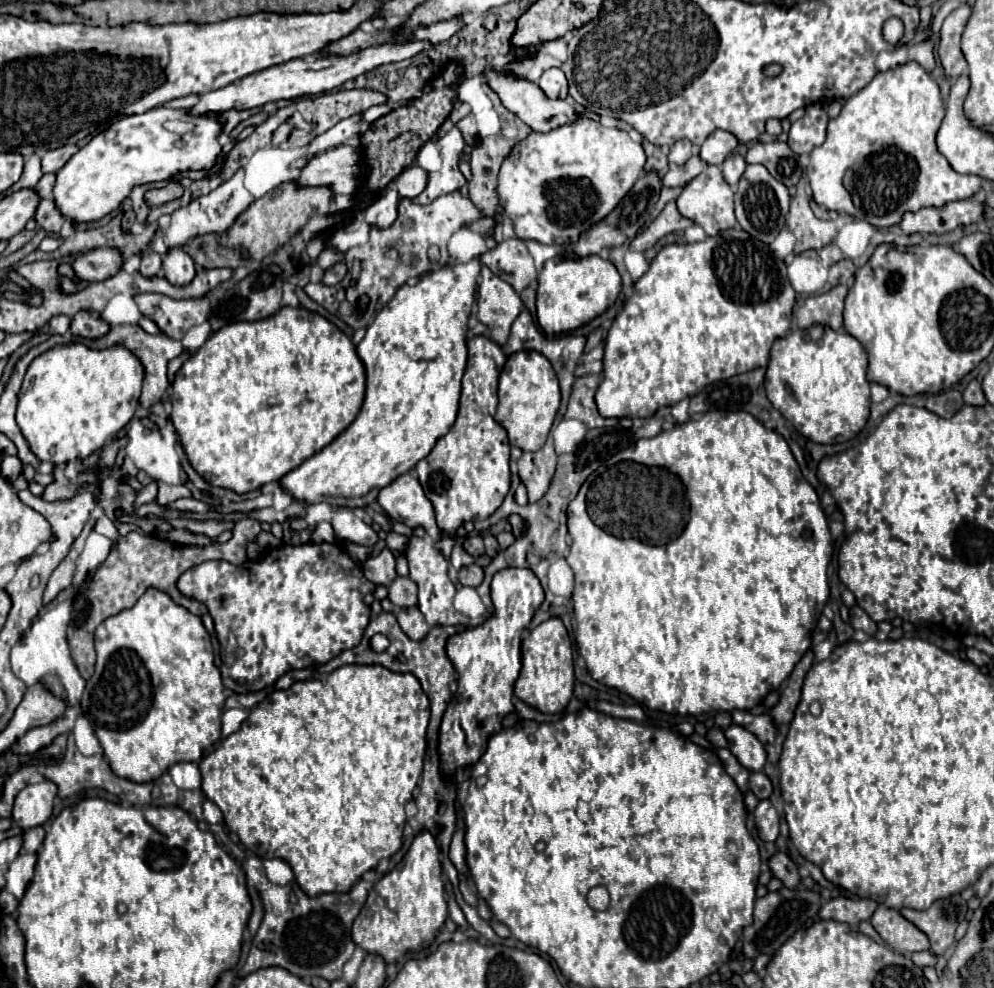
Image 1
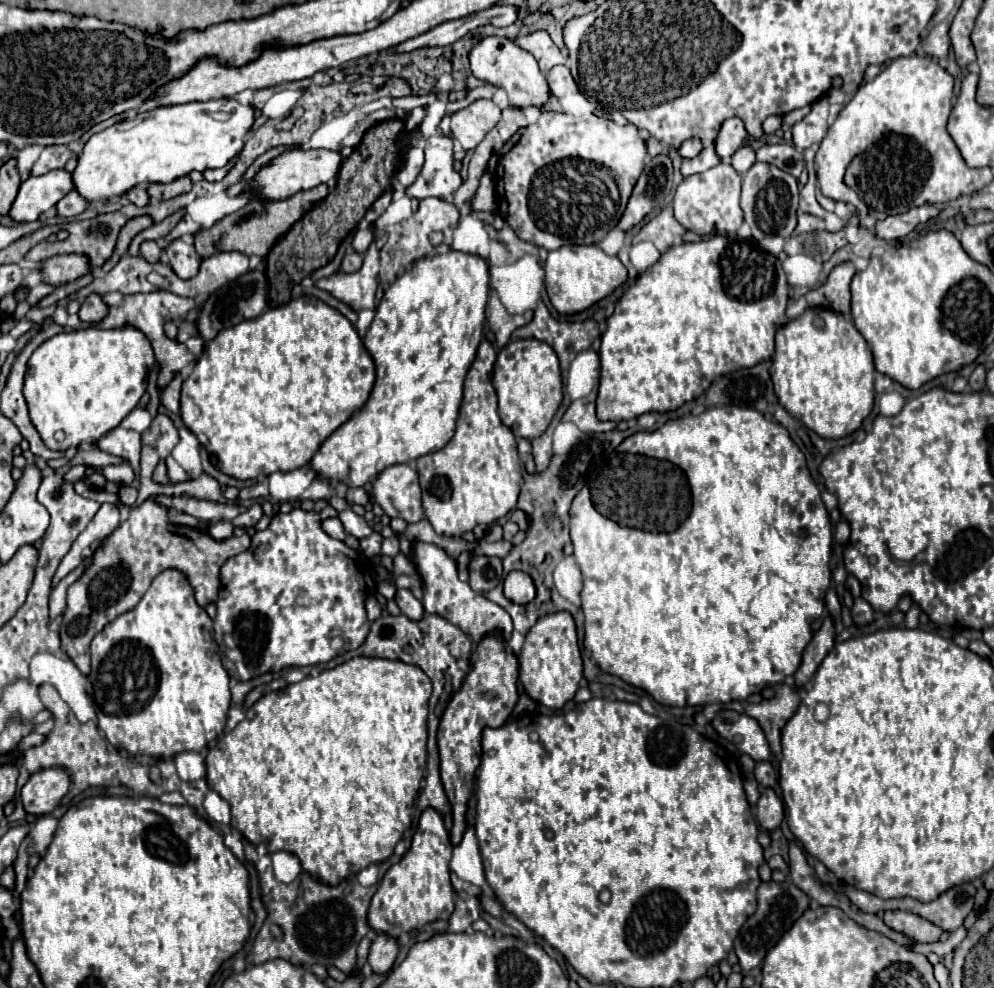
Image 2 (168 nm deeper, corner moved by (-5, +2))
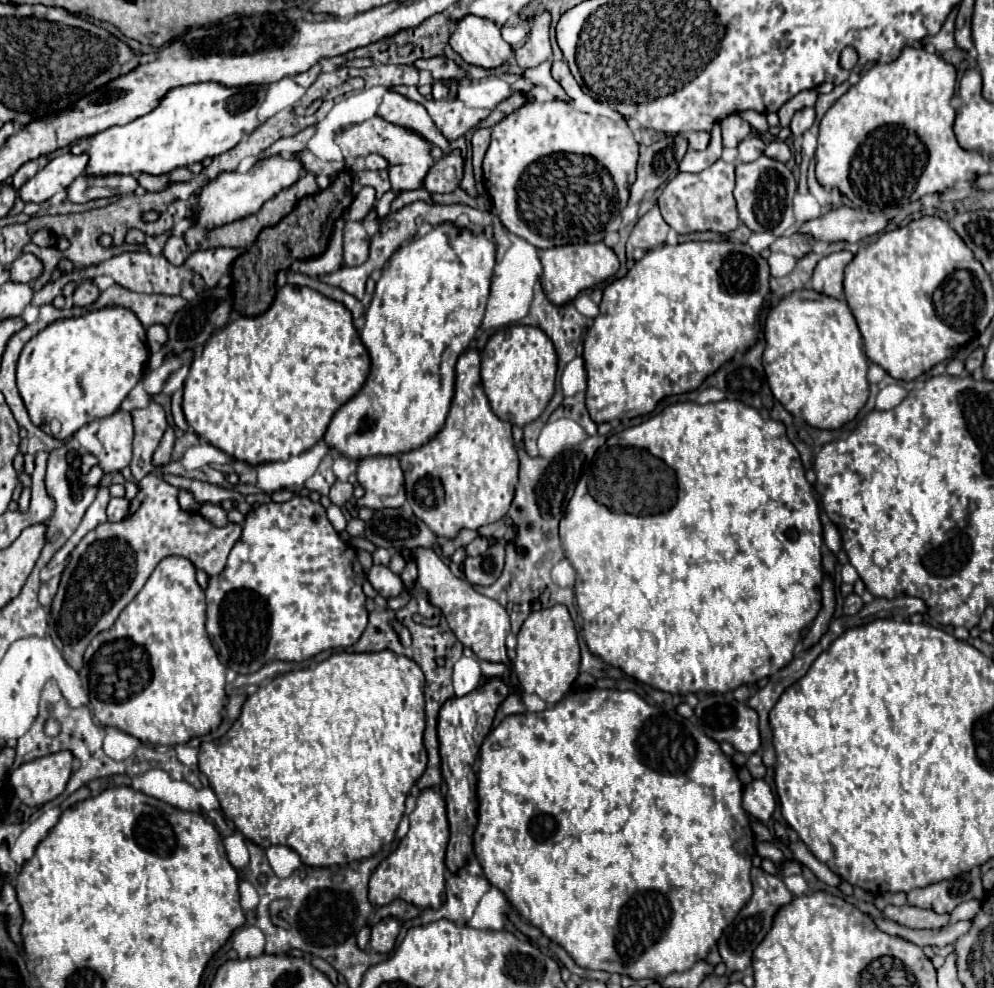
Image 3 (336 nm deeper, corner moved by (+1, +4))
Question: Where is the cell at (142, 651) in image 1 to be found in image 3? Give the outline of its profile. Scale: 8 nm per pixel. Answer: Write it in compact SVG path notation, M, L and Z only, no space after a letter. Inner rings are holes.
M184 557L162 559L112 629L98 633L84 653L90 711L102 727L116 727L142 743L172 747L220 725L226 667L218 661L204 621L204 591L196 583L194 565Z

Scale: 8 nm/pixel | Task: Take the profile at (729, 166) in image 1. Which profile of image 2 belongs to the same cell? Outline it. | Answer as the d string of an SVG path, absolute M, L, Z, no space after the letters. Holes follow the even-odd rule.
M750 145L740 147L740 149L732 155L732 167L734 167L740 175L744 175L754 163L756 163L756 153L754 153L754 149L752 149Z

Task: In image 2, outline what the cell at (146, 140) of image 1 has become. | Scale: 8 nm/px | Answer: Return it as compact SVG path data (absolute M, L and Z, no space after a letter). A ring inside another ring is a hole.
M218 99L218 101L194 101L184 105L172 105L172 107L158 107L146 113L136 113L96 135L92 135L84 147L84 151L78 157L78 167L72 173L74 185L80 191L80 195L88 201L96 199L108 199L108 197L120 197L128 189L136 187L138 183L170 183L178 177L188 175L190 171L206 171L224 167L230 159L234 159L242 147L244 137L252 129L256 117L256 109L252 105L242 105L234 99ZM216 115L232 115L228 121L220 121Z

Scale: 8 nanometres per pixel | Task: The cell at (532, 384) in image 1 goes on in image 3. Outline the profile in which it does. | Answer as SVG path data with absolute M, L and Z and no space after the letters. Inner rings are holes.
M510 325L498 329L482 351L482 387L492 411L516 427L536 421L554 395L556 351L548 335L538 327Z

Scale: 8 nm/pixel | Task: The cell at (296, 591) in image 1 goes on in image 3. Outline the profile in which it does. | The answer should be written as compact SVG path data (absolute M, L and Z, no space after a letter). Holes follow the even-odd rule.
M296 495L288 503L260 505L254 513L246 515L242 537L230 551L224 571L208 581L206 631L218 649L220 663L238 675L248 675L274 659L306 661L320 651L354 645L368 623L368 611L364 607L366 595L362 593L364 579L360 577L364 573L354 547L350 547L348 561L348 545L334 531L320 503Z

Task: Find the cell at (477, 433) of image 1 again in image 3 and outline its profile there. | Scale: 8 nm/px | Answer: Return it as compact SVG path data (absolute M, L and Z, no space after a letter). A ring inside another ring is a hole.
M468 349L460 355L456 363L454 399L444 429L420 449L404 453L400 457L400 465L404 469L406 479L408 505L412 507L414 515L422 519L438 537L450 541L456 539L460 529L464 527L478 529L482 525L502 519L510 509L510 503L514 499L514 487L518 483L518 455L514 455L512 425L500 421L490 409L490 403L480 381L480 363L482 359L476 349Z

